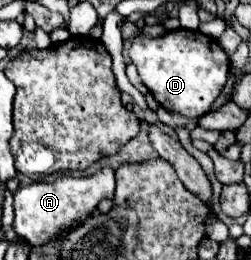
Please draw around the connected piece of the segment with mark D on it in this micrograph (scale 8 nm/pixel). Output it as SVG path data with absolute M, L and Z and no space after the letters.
M178 28L160 38L138 36L132 40L128 56L156 102L162 108L188 118L200 118L210 110L230 74L230 58L224 48L216 38L210 38L198 30Z

